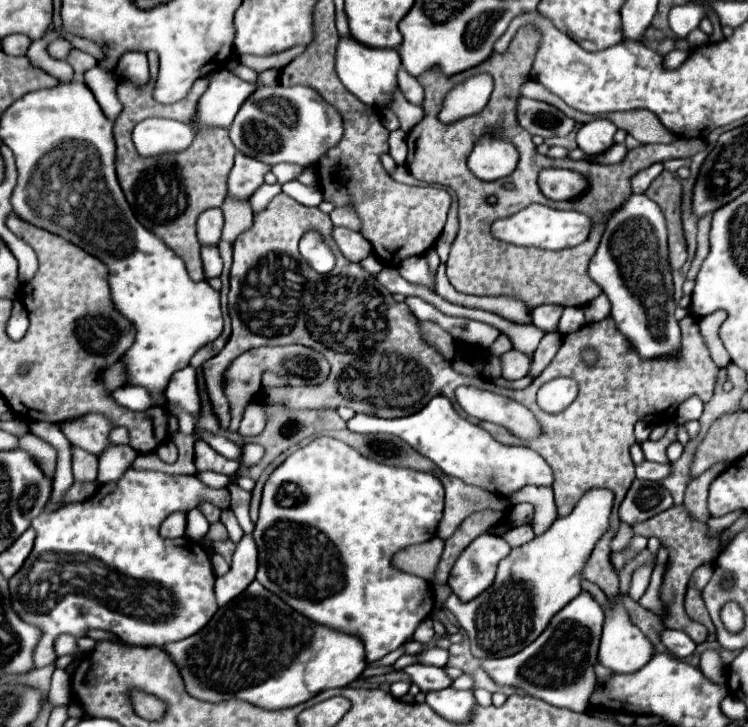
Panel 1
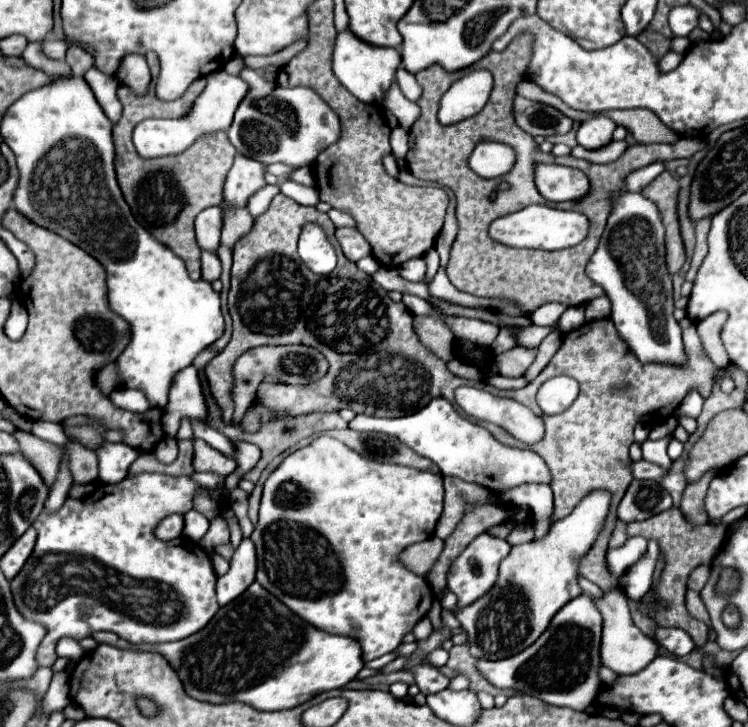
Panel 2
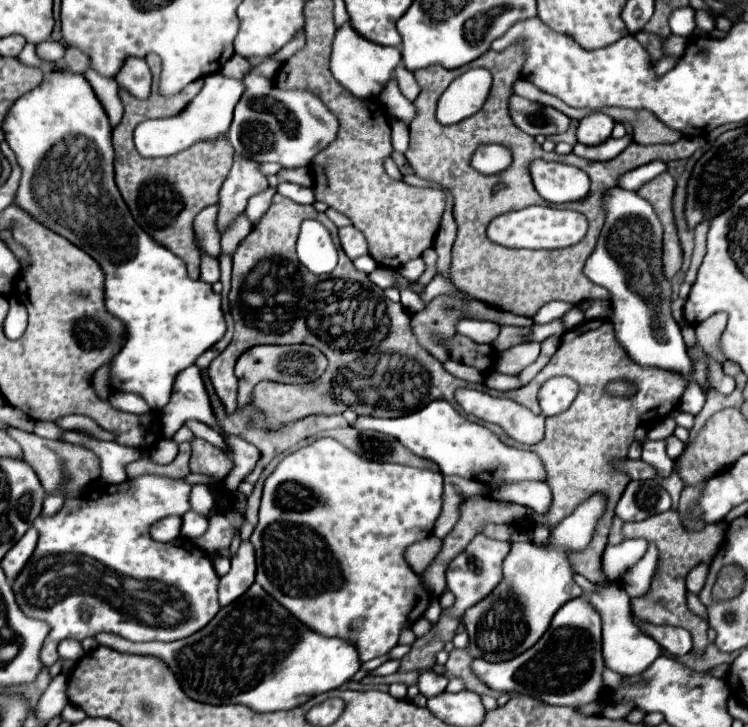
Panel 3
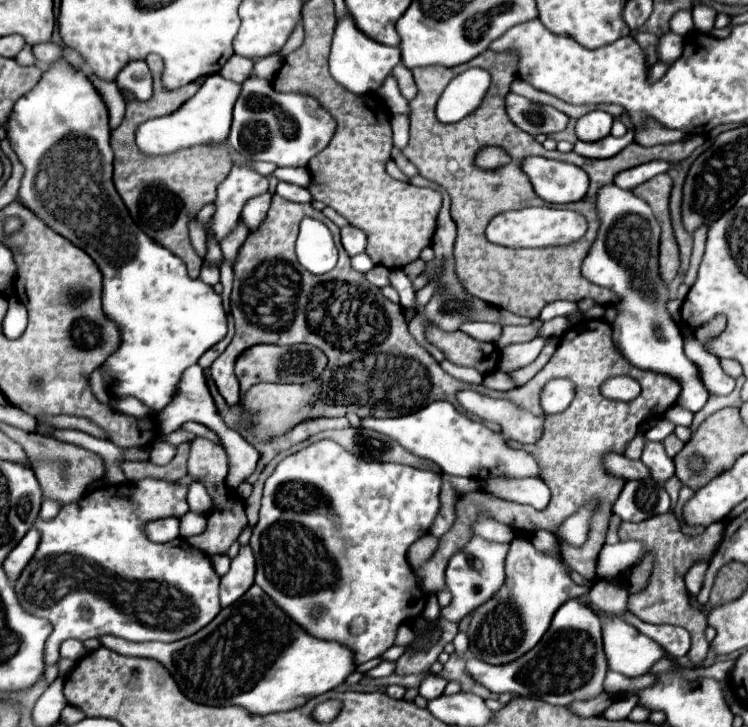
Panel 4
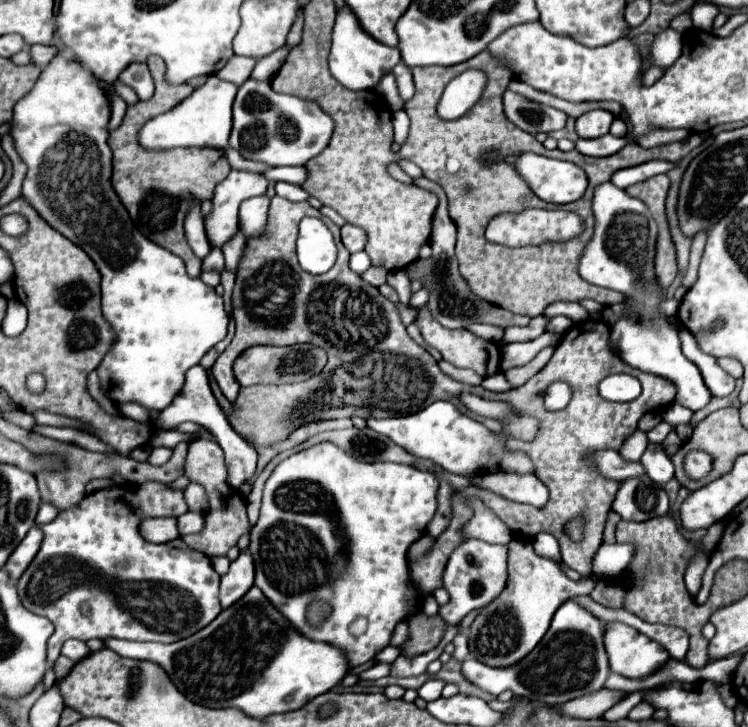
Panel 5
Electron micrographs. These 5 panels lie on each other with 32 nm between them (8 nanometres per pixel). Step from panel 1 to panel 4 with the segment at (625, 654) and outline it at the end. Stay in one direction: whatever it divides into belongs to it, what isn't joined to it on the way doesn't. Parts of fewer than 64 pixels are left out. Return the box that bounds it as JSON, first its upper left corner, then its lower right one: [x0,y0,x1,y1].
[588,580,666,678]

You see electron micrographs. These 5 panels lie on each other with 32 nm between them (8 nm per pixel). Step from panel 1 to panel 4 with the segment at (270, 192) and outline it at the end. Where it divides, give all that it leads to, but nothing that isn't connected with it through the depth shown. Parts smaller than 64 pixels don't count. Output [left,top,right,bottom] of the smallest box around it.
[240,192,272,232]

